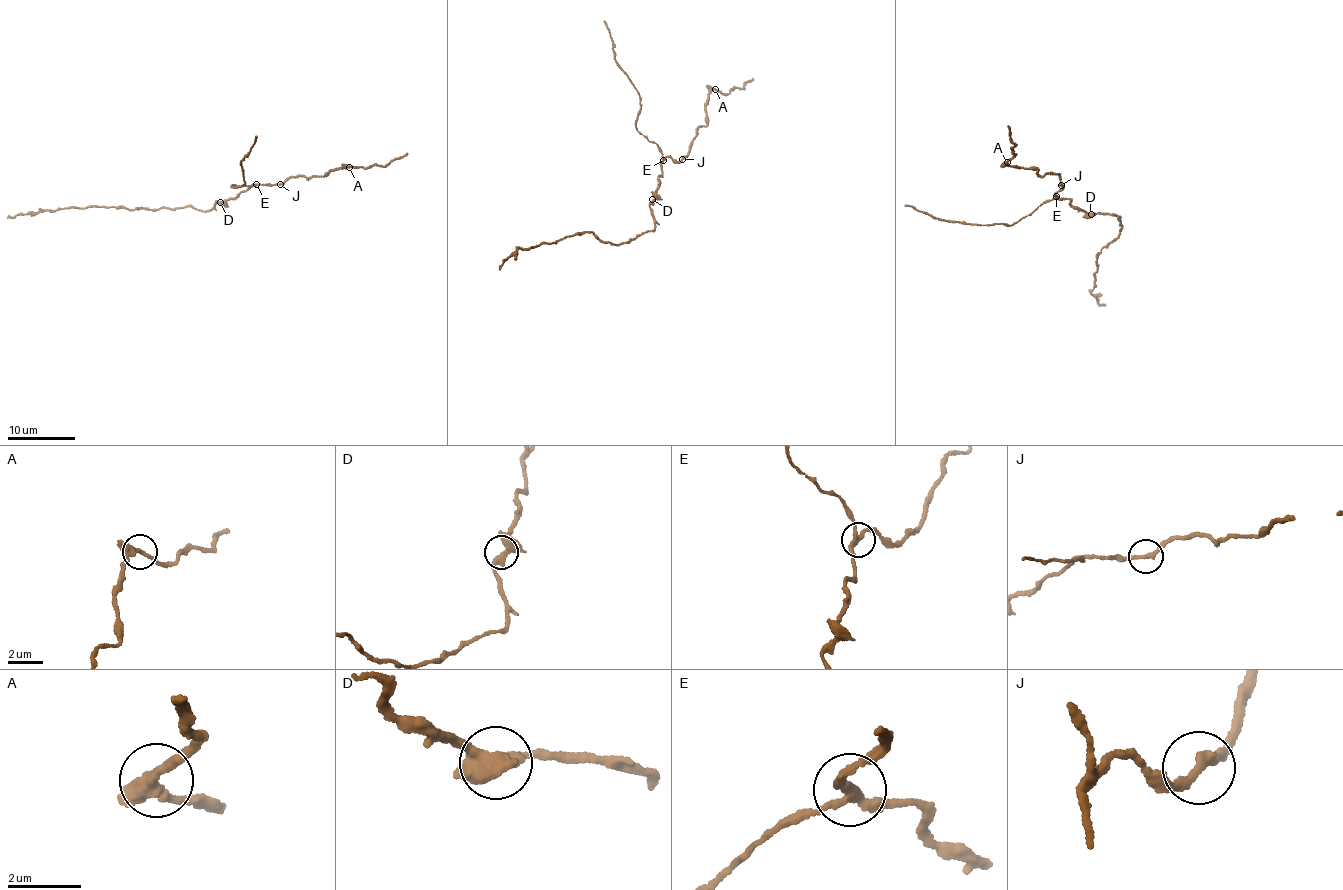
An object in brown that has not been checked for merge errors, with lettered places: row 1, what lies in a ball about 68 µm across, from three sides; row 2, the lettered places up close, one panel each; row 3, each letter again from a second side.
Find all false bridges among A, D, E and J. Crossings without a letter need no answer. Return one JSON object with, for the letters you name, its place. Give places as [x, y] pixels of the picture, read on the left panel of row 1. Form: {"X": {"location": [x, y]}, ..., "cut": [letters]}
{"cut": []}

